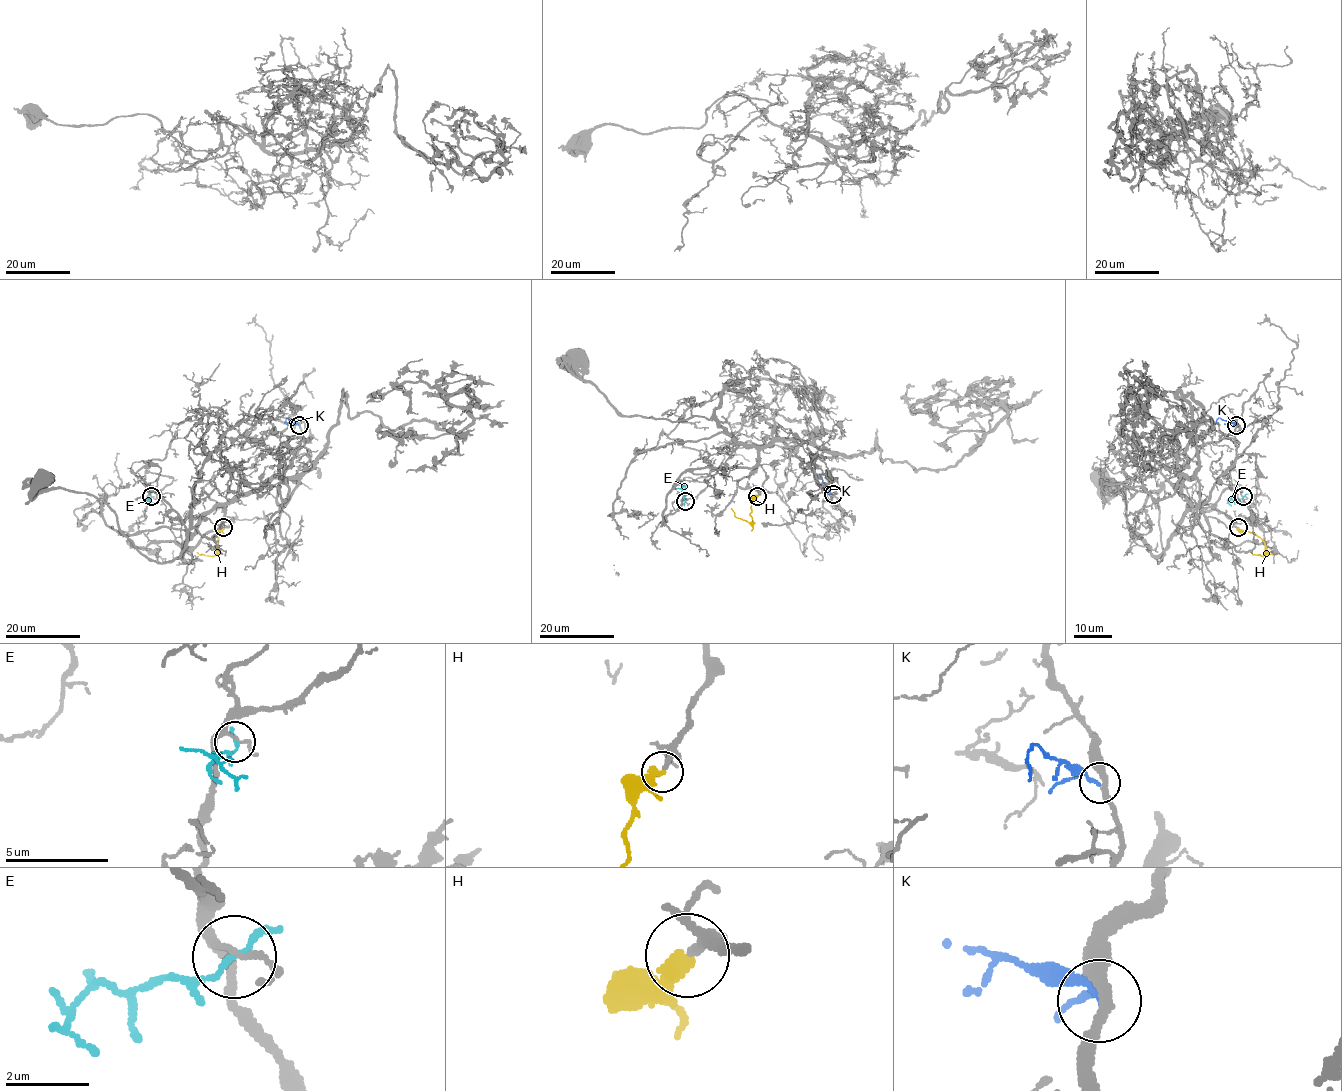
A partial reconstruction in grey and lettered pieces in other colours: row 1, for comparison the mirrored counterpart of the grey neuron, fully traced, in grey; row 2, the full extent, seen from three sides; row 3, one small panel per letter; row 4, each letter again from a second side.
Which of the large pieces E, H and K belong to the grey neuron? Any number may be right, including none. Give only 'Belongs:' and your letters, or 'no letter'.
Belongs: H, K

